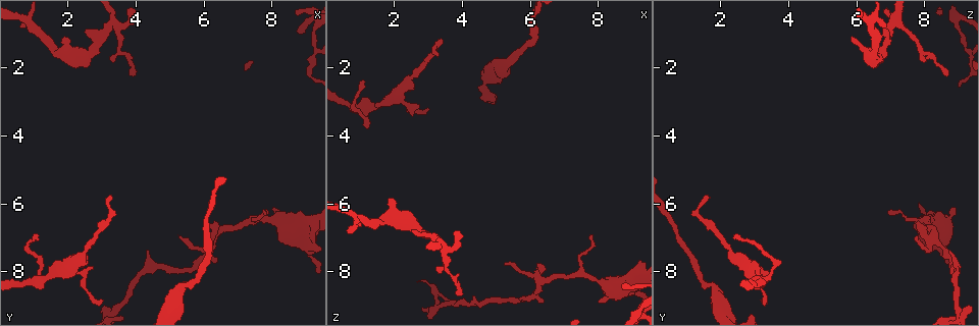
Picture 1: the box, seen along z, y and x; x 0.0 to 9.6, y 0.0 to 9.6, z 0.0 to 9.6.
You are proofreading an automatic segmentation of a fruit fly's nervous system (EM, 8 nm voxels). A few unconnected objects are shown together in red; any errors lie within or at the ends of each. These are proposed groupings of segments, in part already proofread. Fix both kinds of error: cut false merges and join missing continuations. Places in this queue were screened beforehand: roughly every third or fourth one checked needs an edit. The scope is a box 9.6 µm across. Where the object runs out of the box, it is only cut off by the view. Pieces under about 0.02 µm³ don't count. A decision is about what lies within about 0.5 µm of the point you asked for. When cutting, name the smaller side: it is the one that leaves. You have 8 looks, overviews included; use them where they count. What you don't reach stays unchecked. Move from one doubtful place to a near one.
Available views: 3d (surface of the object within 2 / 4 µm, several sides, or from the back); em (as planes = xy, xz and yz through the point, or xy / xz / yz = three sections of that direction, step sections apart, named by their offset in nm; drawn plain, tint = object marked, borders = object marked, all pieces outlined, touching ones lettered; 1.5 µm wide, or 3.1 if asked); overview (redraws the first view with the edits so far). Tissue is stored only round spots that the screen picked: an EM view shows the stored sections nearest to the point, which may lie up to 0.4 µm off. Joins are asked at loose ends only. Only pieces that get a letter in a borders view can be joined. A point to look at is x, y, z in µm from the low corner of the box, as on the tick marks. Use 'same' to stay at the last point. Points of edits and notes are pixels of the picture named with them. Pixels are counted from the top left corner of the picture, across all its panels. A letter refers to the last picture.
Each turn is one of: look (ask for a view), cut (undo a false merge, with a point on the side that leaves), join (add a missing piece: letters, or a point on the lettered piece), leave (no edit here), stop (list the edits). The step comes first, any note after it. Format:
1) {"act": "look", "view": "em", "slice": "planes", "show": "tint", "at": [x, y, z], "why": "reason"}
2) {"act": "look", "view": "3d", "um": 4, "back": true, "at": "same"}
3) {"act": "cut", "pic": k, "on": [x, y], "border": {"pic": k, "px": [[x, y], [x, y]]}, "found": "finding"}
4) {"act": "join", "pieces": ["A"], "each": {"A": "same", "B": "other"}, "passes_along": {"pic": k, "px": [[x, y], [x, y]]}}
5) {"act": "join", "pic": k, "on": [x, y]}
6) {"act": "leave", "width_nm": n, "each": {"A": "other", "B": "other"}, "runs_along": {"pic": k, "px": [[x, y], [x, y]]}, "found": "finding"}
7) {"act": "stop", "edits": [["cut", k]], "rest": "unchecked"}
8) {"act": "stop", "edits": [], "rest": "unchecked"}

{"act": "look", "view": "em", "slice": "planes", "show": "borders", "at": [7.75, 6.15, 6.95], "why": "thin end"}

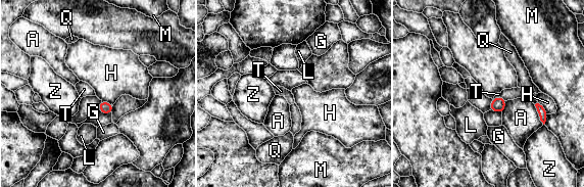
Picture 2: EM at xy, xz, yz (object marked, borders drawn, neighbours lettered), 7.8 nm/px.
{"act": "leave", "each": {"A": "other", "G": "other", "H": "other", "L": "other", "M": "other", "Q": "other", "T": "other", "Z": "other"}, "border": {"pic": 2, "px": [[538, 102], [548, 113]]}, "found": "none of them fits"}

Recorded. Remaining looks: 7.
{"act": "look", "view": "em", "slice": "planes", "show": "borders", "at": [4.35, 7.35, 8.70], "why": "thin end"}

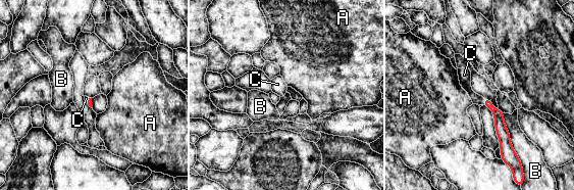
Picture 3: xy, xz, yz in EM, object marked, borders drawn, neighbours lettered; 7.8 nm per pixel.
{"act": "join", "pieces": ["C"], "each": {"A": "other", "B": "other", "C": "same"}, "found": "the cell continues"}

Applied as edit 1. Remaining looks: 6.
{"act": "look", "view": "overview"}

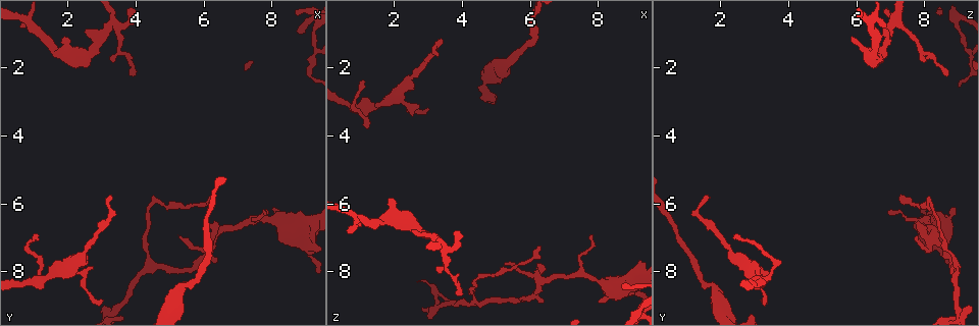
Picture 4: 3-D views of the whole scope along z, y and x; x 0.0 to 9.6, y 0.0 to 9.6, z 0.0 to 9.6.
{"act": "look", "view": "3d", "um": 4, "at": [0.55, 0.80, 6.85]}

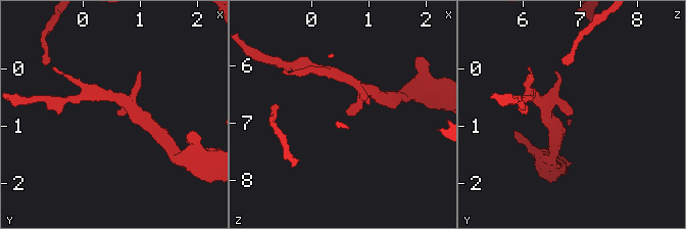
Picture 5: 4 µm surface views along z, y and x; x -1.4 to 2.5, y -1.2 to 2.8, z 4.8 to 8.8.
{"act": "look", "view": "em", "slice": "planes", "show": "borders", "at": [0.60, 0.75, 6.85], "arms": 3, "why": "now the EM"}

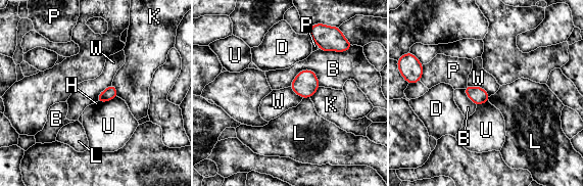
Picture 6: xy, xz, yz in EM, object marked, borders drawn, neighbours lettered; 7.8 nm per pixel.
{"act": "leave", "longest_contact_nm": ["B", 260], "each": {"B": "other", "D": "other", "H": "other", "K": "other", "L": "other", "P": "other", "U": "other", "W": "other"}, "border": {"pic": 6, "px": [[468, 85], [481, 87], [489, 96]]}, "found": "no lettered piece goes on from it"}

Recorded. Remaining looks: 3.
{"act": "stop", "edits": [["join", 3]], "rest": "unchecked"}

